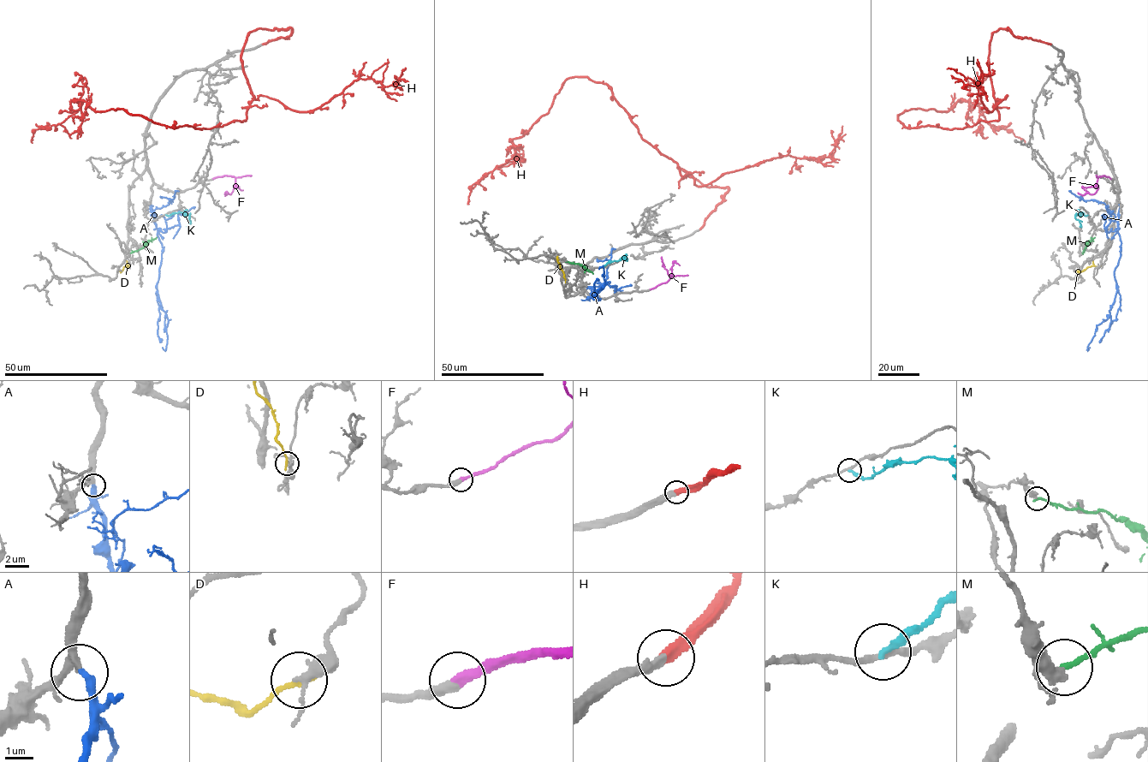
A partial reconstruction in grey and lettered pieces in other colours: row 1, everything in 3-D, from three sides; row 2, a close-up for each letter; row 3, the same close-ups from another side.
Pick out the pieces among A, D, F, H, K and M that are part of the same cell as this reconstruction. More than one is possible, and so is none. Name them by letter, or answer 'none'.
A, F, H

